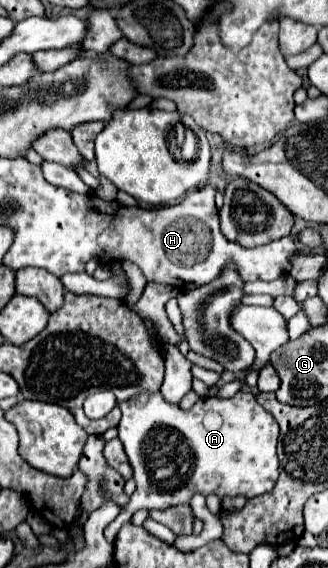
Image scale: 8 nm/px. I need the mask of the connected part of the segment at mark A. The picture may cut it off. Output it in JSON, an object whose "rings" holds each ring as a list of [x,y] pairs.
{"rings":[[[239,391],[231,399],[215,399],[205,397],[199,399],[189,411],[181,411],[177,405],[169,405],[163,401],[161,393],[143,393],[131,401],[121,403],[121,423],[119,423],[119,439],[125,445],[125,453],[133,467],[133,479],[137,481],[137,489],[133,491],[127,505],[123,505],[121,513],[105,527],[105,537],[109,543],[115,541],[121,525],[131,521],[131,515],[139,509],[167,509],[173,505],[189,503],[193,493],[199,491],[203,495],[217,493],[225,495],[243,495],[255,497],[271,491],[279,477],[279,461],[277,461],[277,437],[279,425],[271,413],[267,413],[251,391]]]}

